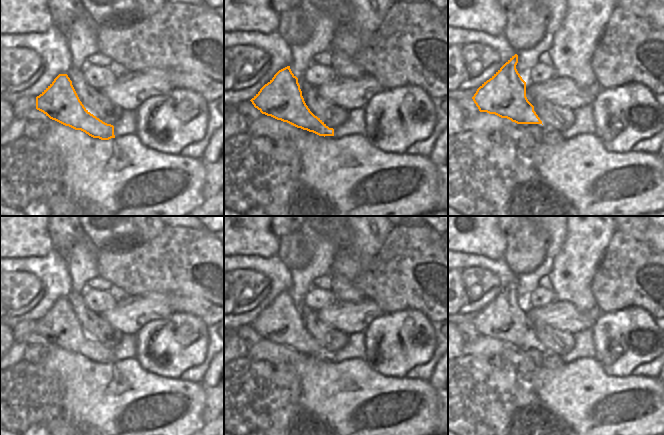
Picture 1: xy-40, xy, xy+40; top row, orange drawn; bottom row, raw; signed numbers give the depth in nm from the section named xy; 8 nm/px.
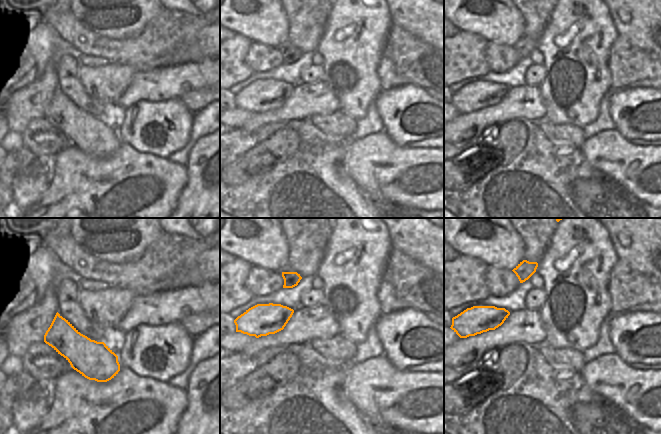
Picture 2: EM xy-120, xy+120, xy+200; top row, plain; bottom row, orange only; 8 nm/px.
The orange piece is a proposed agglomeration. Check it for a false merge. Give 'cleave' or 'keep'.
keep

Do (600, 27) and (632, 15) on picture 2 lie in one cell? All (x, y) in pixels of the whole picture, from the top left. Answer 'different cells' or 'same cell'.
different cells

